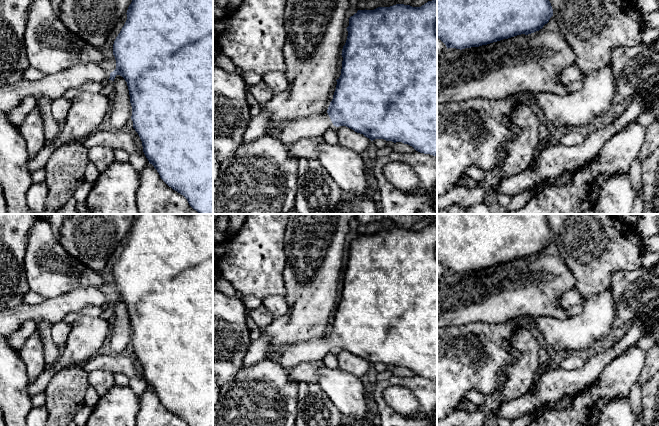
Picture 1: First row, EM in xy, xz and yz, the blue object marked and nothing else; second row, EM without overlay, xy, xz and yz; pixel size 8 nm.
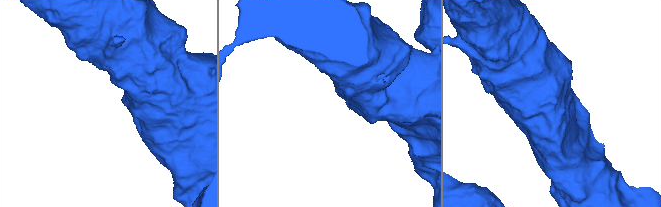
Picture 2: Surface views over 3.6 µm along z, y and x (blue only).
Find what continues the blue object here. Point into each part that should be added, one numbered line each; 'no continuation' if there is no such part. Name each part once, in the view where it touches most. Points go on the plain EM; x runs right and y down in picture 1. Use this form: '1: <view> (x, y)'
1: xz (291, 355)

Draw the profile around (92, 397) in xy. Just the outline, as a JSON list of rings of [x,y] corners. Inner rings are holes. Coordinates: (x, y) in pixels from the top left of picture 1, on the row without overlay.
[[[89,385],[85,393],[85,405],[90,407],[91,409],[94,409],[99,399],[100,395],[92,386]]]

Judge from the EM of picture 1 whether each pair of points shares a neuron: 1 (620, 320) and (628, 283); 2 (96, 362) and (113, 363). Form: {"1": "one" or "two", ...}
{"1": "one", "2": "one"}

